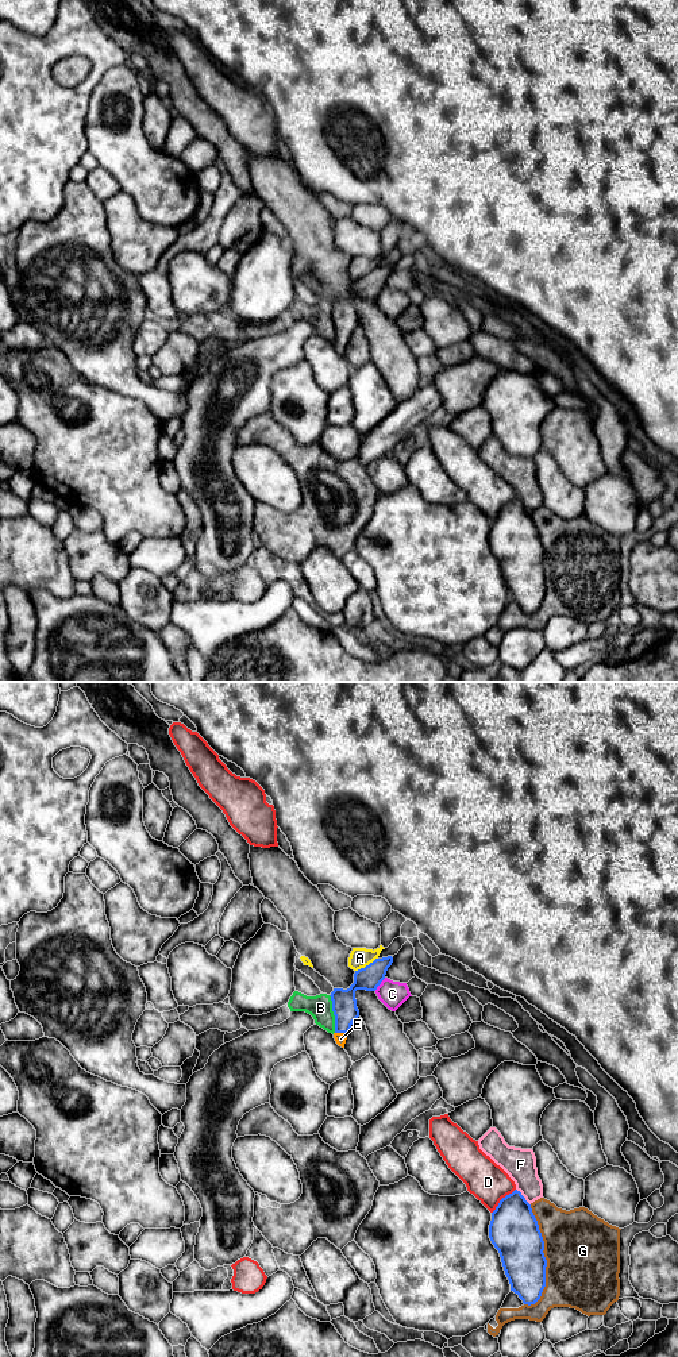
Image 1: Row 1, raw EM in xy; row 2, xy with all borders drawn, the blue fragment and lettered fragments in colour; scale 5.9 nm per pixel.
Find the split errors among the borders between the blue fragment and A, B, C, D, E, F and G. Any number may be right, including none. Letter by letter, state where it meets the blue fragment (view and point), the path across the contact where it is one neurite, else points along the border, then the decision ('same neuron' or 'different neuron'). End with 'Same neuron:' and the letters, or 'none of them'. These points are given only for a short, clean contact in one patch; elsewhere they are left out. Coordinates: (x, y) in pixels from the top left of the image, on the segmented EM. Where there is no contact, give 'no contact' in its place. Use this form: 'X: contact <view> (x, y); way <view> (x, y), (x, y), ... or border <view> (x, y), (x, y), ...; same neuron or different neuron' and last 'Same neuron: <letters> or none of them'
A: contact xy (366, 966); different neuron
B: contact xy (334, 1014); border xy (328, 995), (332, 1003), (335, 1032); different neuron
C: contact xy (380, 983); different neuron
D: contact xy (501, 1199); different neuron
E: contact xy (342, 1032); same neuron
F: contact xy (523, 1196); different neuron
G: contact xy (544, 1257); different neuron
Same neuron: E

